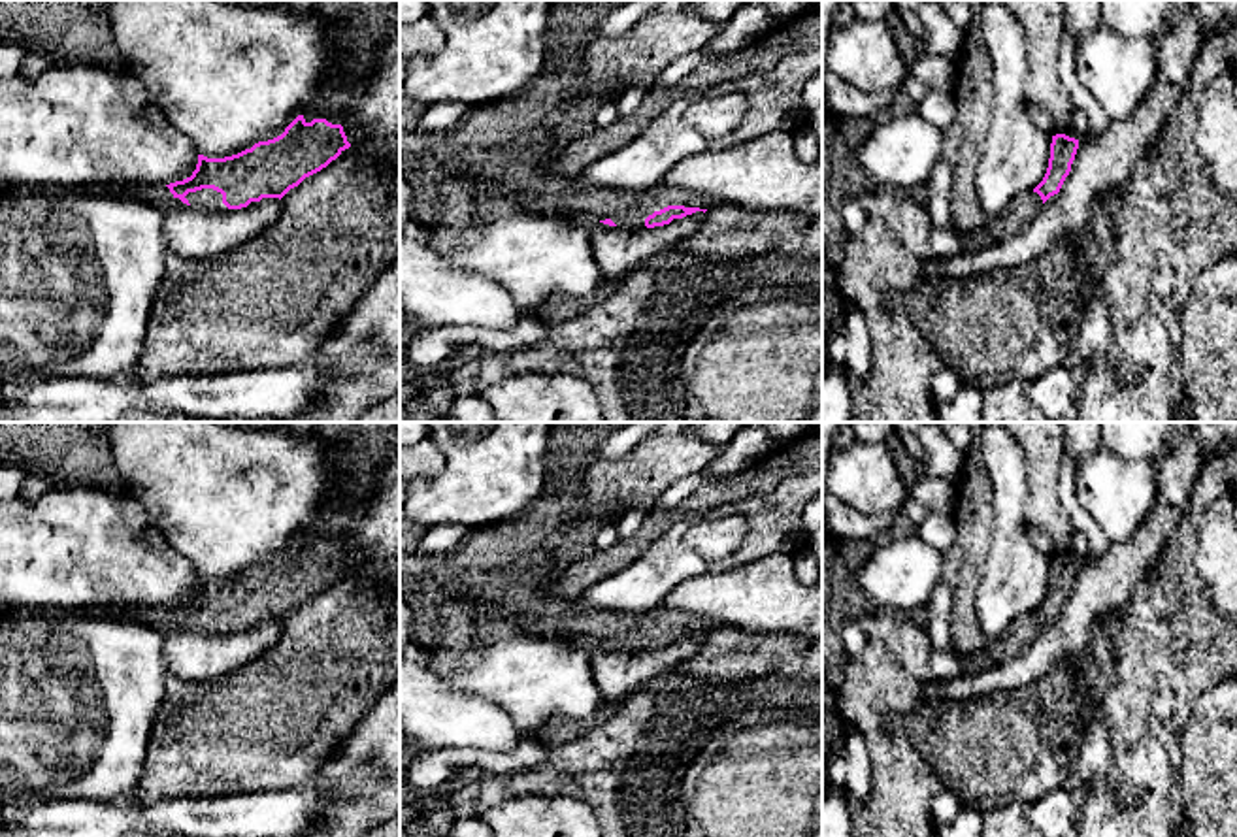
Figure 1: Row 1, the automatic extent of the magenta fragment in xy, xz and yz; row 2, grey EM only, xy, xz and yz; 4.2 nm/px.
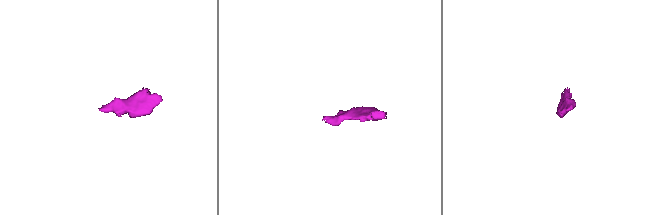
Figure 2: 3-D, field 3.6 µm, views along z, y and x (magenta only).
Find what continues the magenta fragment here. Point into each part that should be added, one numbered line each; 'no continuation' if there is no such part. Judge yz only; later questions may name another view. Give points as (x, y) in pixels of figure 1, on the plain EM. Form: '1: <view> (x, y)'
1: yz (1022, 630)

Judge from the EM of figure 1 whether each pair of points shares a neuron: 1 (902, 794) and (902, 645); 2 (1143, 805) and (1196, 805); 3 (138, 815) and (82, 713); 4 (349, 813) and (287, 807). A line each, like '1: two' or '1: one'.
1: two
2: two
3: two
4: two

